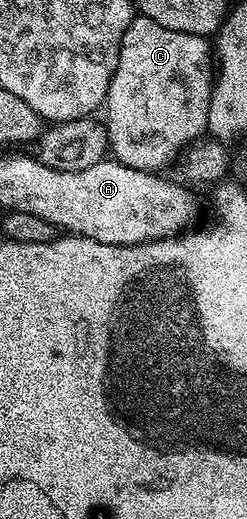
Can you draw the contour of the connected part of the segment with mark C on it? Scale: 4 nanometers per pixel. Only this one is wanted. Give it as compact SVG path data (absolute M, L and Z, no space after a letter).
M135 17L123 34L119 63L108 85L104 102L109 154L132 169L158 173L163 170L161 167L169 168L190 144L207 134L215 70L212 43L207 36L169 31L164 25L156 25L156 21Z

